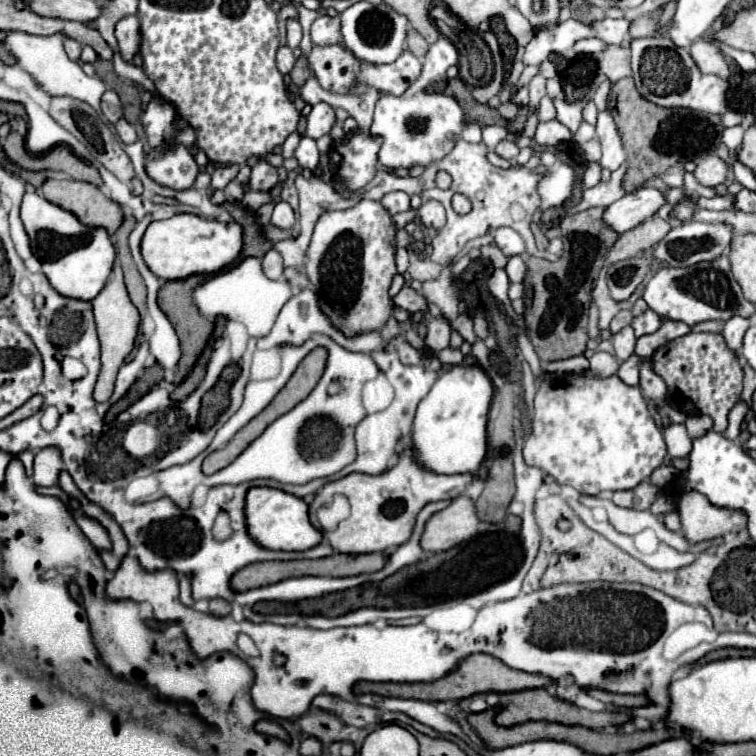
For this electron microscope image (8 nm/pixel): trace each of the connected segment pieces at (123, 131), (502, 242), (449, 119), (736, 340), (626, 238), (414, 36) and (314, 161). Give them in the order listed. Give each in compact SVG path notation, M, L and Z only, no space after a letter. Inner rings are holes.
M120 118L114 126L116 126L116 132L118 132L118 136L122 138L122 142L124 142L124 144L132 144L132 142L136 142L136 140L138 140L134 126L132 126L132 124L128 124L124 118Z
M512 228L494 230L494 240L506 256L524 256L526 254L526 244L524 244L522 236L518 236L518 232Z
M413 82L402 96L384 94L378 100L370 132L382 136L378 158L386 168L412 168L414 164L428 166L444 158L454 146L452 138L460 136L464 128L464 114L460 104L452 96L426 92L429 87L422 88Z
M734 316L724 324L722 336L724 336L724 340L732 352L738 352L742 348L742 336L746 334L748 328L750 328L750 320L740 318L740 316Z
M652 216L650 220L644 220L630 232L624 232L618 236L618 240L614 242L614 246L610 248L610 252L606 256L606 262L614 264L614 262L626 260L626 258L636 256L644 250L654 248L666 236L668 230L670 230L670 224L662 218Z
M408 28L408 36L406 36L406 46L414 56L424 56L428 52L428 42L412 28Z
M308 136L300 138L300 144L294 152L294 158L298 160L298 166L304 170L314 170L318 166L318 148L316 142L310 140Z

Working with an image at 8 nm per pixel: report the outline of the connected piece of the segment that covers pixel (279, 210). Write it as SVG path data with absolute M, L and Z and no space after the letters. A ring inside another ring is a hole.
M276 202L276 206L274 206L274 212L272 212L272 224L276 226L276 228L282 228L282 230L290 230L290 228L294 228L294 212L292 212L292 208L290 208L290 204L286 204L286 202Z

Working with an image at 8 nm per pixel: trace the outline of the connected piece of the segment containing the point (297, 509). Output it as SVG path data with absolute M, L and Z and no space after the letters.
M250 488L246 494L246 530L268 550L310 550L322 540L322 532L310 524L308 504L276 488Z

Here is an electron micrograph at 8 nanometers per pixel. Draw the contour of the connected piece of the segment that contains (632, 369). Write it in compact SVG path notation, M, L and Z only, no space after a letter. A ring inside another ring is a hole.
M630 356L626 362L622 362L618 370L618 378L628 386L638 386L638 368L640 368L638 356Z

